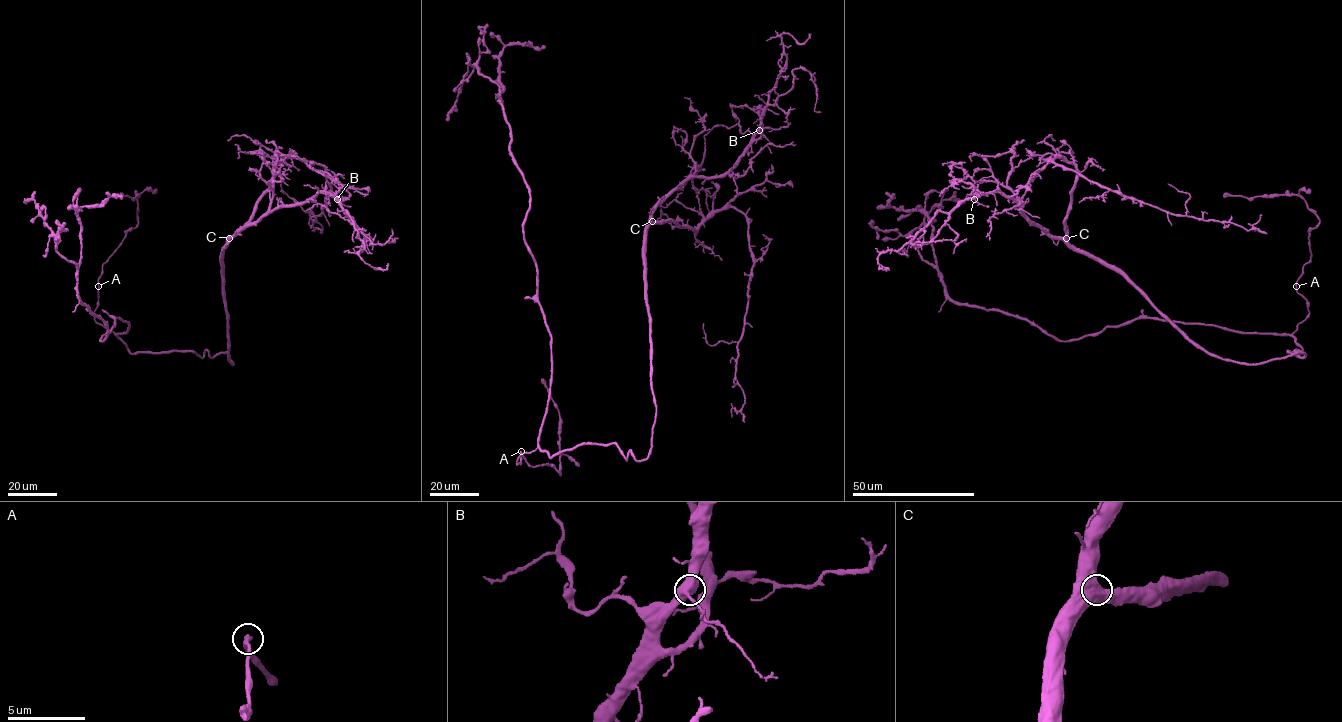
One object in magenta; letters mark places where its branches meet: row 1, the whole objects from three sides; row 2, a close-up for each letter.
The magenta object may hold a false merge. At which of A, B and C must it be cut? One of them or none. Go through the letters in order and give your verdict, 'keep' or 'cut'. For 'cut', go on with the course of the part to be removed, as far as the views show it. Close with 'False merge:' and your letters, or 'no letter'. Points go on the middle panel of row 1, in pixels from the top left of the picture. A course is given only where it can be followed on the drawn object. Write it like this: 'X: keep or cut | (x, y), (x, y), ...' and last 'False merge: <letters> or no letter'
A: keep
B: keep
C: keep
False merge: no letter

